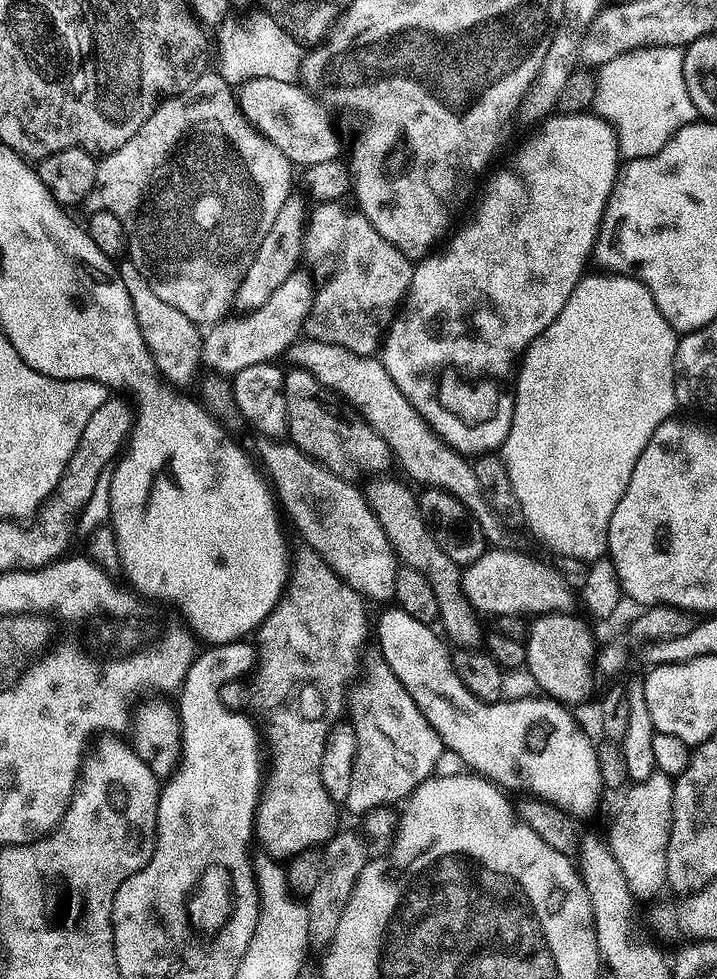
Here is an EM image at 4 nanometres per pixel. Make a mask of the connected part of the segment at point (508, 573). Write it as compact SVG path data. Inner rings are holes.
M508 548L485 550L473 564L463 569L461 586L466 598L480 614L489 612L492 616L535 618L547 616L549 612L571 613L578 596L572 593L568 580L556 568L551 568L544 560L535 560L524 552L511 552Z

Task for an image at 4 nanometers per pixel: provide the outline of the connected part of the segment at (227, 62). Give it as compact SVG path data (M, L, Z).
M265 14L235 26L232 20L224 21L220 32L220 76L228 84L241 86L247 80L266 77L279 82L297 83L301 79L305 47L299 45L290 33L285 32L272 18Z

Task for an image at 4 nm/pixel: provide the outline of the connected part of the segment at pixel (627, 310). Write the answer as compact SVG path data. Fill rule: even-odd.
M596 274L600 276L585 275L574 286L574 294L566 298L566 306L562 306L562 314L524 352L518 364L518 371L514 376L514 414L510 434L504 439L502 445L502 459L506 466L506 474L510 478L510 486L520 503L519 515L524 516L528 528L549 548L560 556L569 556L572 560L585 560L591 562L599 560L608 550L608 527L610 518L614 514L614 506L626 494L626 486L630 482L630 474L634 474L634 466L654 430L664 420L673 415L678 408L676 394L676 346L678 334L666 322L666 318L658 310L654 298L648 287L641 280L635 280L633 276L618 276L615 274Z

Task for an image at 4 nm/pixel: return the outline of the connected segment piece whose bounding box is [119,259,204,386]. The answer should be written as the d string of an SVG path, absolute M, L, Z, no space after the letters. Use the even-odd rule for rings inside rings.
M125 259L119 265L120 277L126 286L126 294L130 294L130 302L134 306L134 318L138 318L138 330L142 330L142 338L150 350L156 363L156 371L173 386L188 384L202 369L204 341L201 329L182 310L170 306L170 302L158 298L150 286L150 282L134 266L134 262Z

